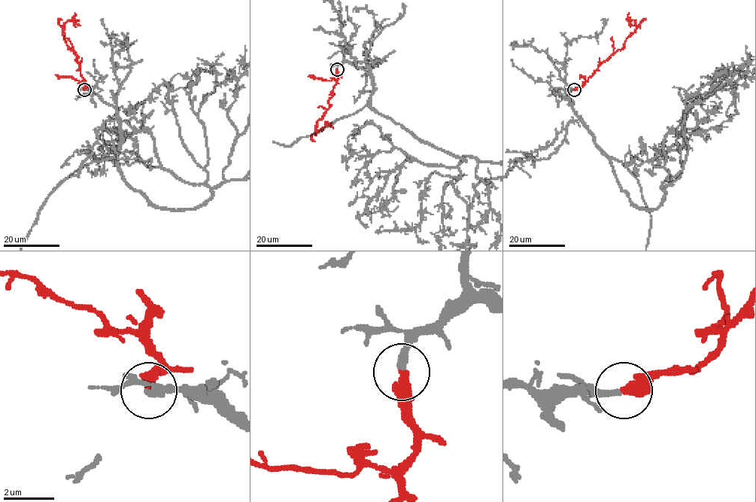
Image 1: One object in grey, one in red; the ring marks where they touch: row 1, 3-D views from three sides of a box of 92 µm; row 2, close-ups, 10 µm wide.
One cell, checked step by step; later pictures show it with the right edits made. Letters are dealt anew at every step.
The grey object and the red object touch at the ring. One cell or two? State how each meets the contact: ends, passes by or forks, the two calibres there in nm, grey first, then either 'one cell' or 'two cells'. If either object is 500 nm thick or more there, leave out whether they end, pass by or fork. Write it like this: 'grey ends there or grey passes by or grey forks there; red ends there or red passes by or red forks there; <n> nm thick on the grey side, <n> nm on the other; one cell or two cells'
240 nm thick on the grey side, 500 nm on the other; one cell

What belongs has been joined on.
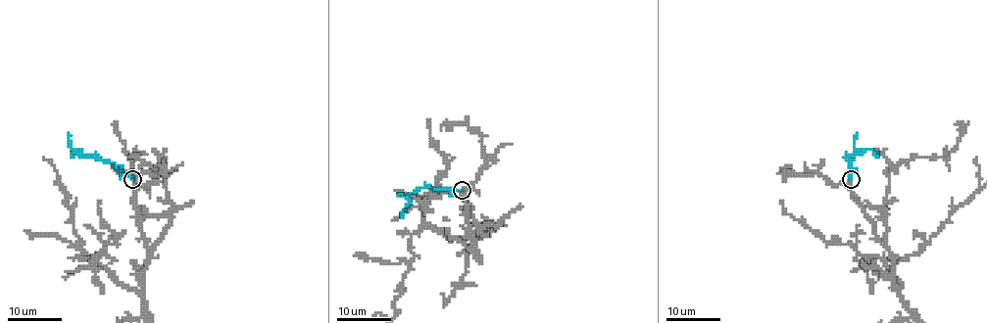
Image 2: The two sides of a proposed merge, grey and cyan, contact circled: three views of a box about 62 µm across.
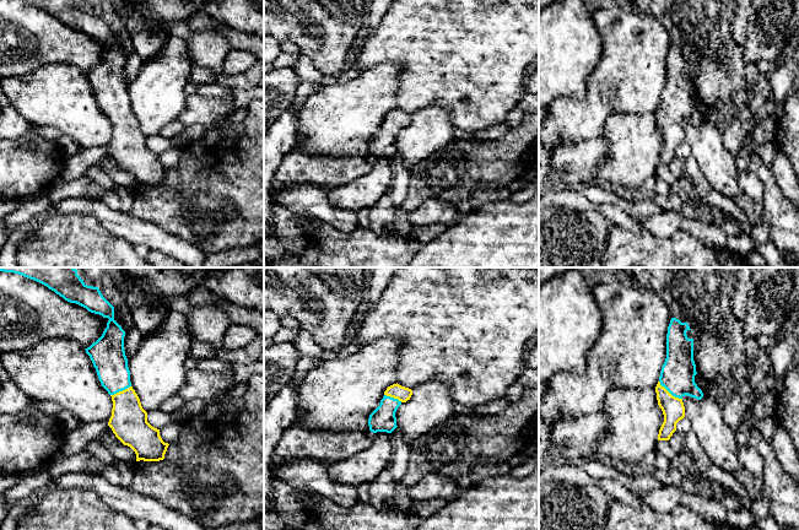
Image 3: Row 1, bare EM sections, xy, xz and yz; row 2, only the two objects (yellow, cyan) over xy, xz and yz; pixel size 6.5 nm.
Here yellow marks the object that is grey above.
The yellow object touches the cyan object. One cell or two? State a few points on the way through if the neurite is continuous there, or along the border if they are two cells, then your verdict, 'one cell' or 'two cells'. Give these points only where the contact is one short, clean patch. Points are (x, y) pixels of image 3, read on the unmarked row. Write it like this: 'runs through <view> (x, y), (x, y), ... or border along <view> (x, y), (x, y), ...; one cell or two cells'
runs through yz (673, 133), (668, 117), (676, 106), (678, 98); one cell

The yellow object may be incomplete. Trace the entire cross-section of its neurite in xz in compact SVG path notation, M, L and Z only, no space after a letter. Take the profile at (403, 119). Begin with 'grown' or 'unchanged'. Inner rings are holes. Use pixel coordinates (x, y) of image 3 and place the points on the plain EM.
grown; M398 108L388 112L379 131L369 140L369 156L373 158L392 158L398 152L395 142L398 132L410 125L411 120L411 114L401 112Z

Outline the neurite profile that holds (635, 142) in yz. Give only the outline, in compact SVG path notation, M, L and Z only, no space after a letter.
M612 113L604 124L603 136L609 145L609 155L589 184L621 186L642 195L644 180L655 175L664 147L655 113Z

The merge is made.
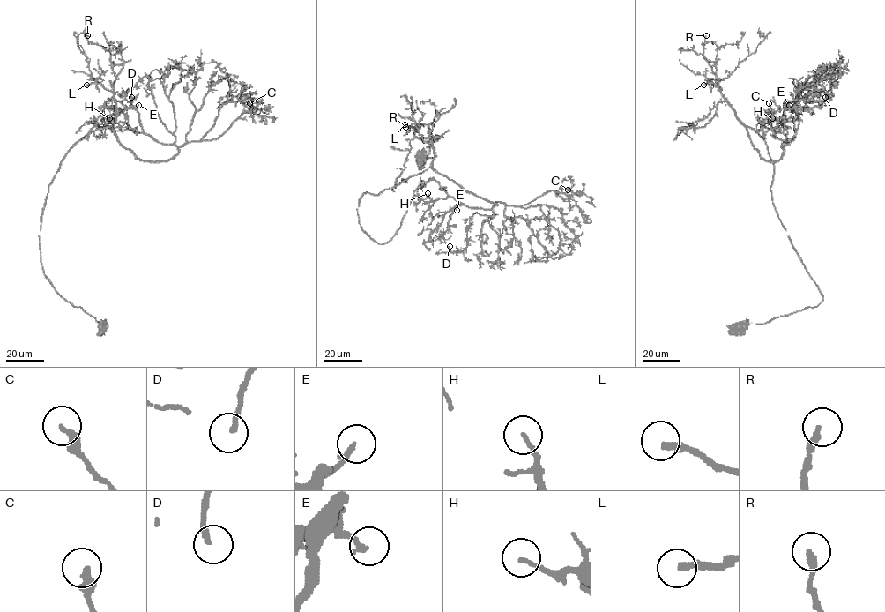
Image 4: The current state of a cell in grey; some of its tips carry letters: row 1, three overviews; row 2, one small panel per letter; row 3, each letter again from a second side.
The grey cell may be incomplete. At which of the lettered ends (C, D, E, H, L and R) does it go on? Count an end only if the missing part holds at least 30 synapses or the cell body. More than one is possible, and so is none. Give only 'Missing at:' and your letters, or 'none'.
Missing at: L

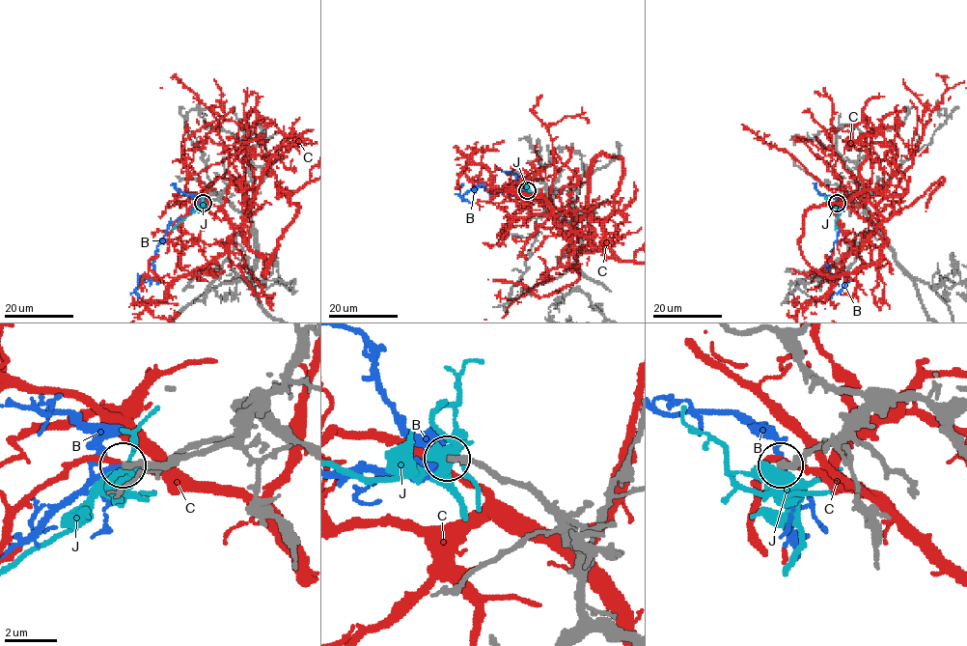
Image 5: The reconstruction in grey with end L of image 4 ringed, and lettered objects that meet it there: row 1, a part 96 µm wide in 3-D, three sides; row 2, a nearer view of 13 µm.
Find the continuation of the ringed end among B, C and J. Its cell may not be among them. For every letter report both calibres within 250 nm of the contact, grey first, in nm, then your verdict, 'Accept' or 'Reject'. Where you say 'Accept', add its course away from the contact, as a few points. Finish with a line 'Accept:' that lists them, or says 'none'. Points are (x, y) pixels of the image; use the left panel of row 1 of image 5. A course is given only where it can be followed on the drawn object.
B: Thickness 280 nm (grey) against 240 nm. Accept. Its course: (202, 203), (168, 227), (152, 262), (154, 276), (150, 280), (139, 276), (135, 290), (138, 297)
C: Thickness 280 nm (grey) against 240 nm. Reject
J: Thickness 280 nm (grey) against 420 nm. Reject
Accept: B

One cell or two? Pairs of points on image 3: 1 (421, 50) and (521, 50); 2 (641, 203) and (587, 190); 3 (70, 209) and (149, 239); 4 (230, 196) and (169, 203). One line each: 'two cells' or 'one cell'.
1: one cell
2: one cell
3: one cell
4: one cell

